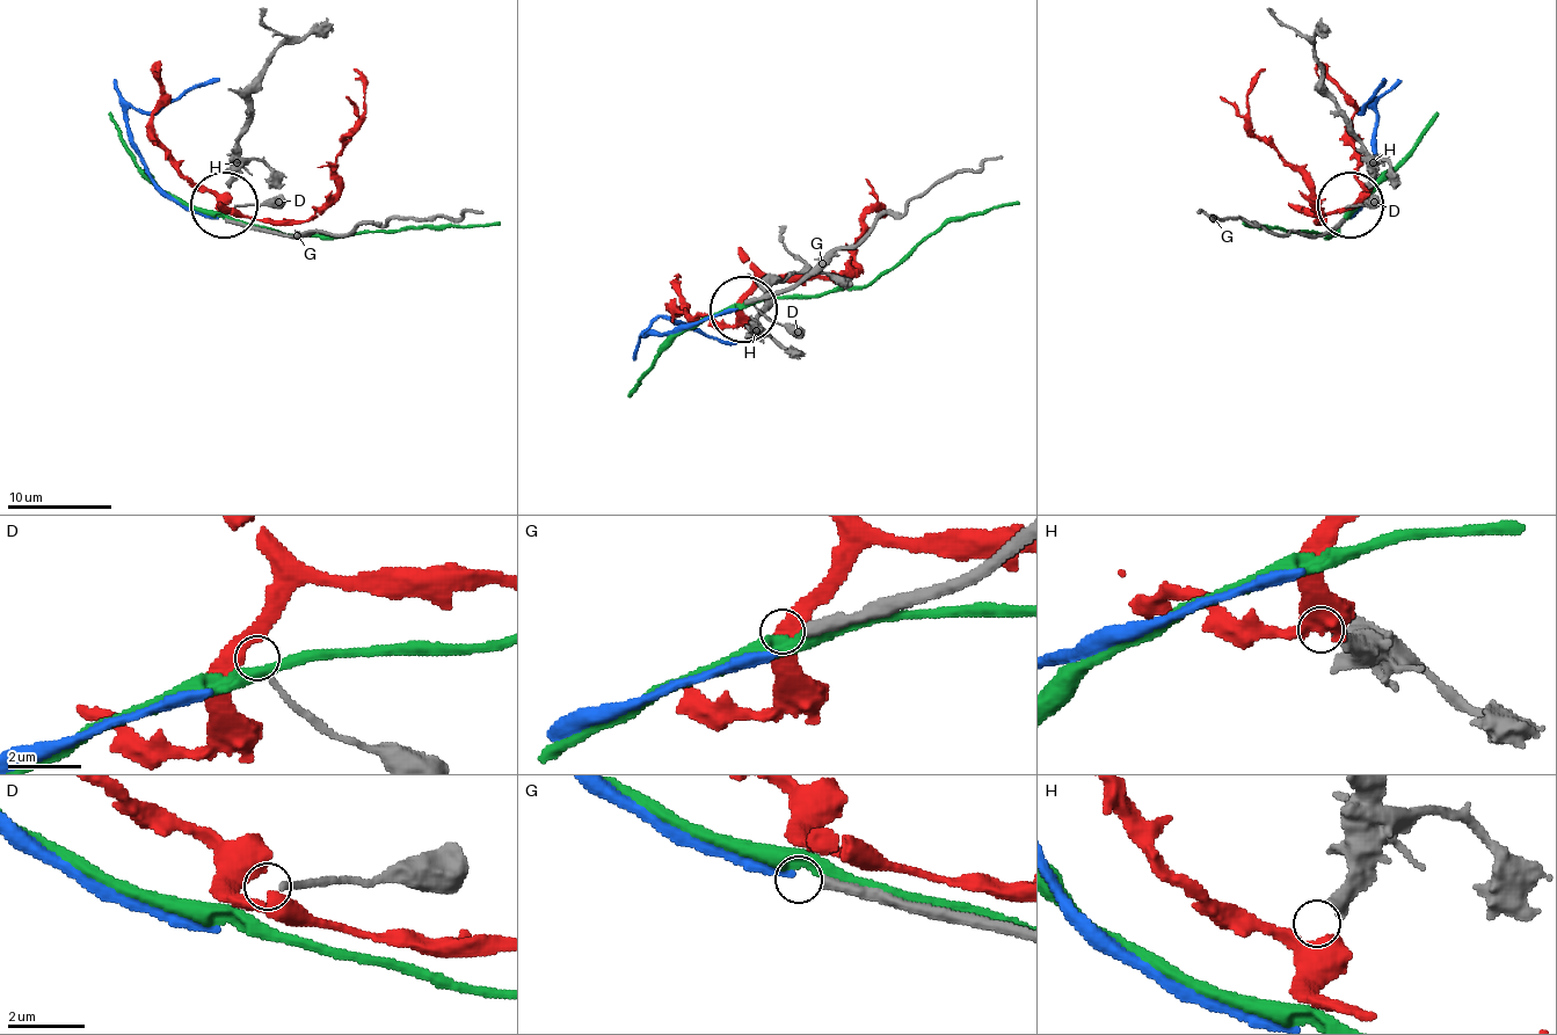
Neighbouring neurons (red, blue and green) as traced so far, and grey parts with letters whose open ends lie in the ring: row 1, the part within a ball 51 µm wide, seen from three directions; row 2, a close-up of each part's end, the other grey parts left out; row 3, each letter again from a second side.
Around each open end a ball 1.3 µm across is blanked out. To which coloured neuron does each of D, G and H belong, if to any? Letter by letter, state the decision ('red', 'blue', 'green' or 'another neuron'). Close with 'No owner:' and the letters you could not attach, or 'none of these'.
D: another neuron
G: another neuron
H: red
No owner: D, G

